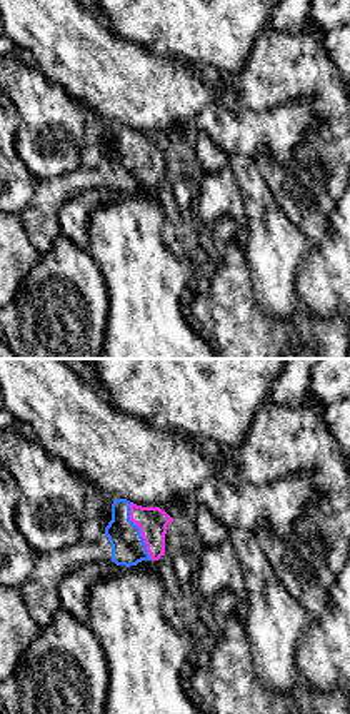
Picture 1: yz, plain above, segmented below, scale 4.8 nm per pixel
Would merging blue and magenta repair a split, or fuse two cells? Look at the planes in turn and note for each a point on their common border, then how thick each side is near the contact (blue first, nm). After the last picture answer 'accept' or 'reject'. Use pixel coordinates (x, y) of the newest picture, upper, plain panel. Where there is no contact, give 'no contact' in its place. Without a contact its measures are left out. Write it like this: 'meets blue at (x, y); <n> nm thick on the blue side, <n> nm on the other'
meets blue at (139, 157); 160 nm thick on the blue side, 140 nm on the other

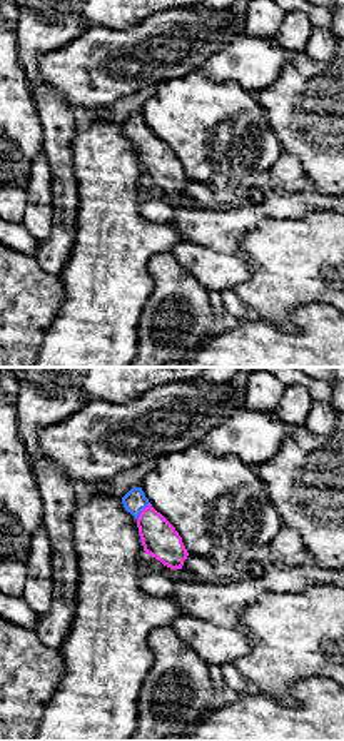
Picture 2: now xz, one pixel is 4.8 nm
meets blue at (141, 136); 110 nm thick on the blue side, 180 nm on the other

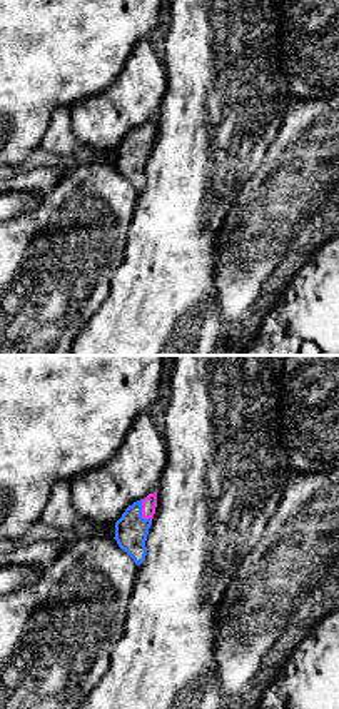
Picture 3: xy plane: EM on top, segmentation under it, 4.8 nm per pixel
meets blue at (141, 139); 160 nm thick on the blue side, 70 nm on the other

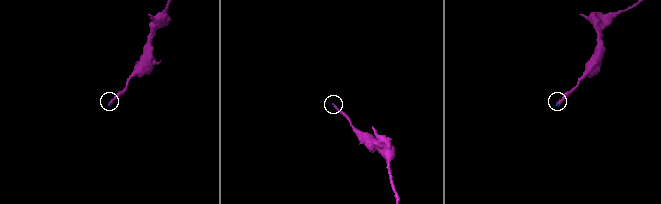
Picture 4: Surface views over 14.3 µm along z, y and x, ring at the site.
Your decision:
accept

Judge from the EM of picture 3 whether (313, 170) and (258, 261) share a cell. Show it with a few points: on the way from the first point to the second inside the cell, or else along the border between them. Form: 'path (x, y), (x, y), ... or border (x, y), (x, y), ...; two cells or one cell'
path (291, 192), (261, 224), (258, 239); one cell

